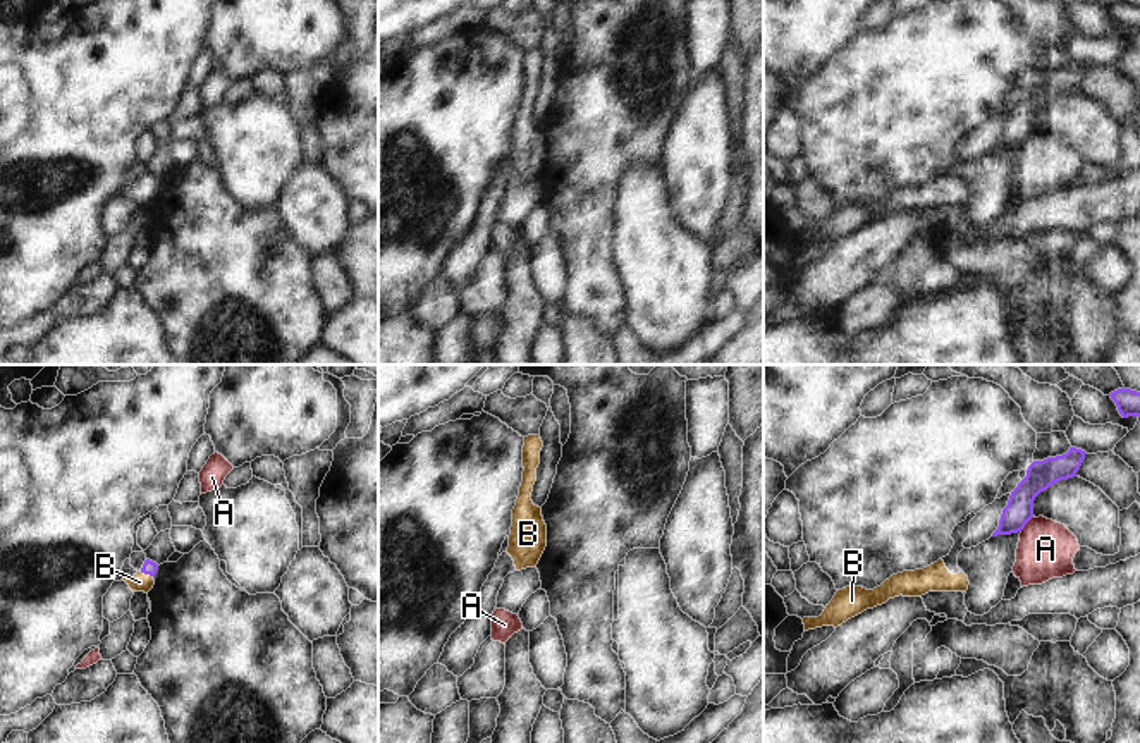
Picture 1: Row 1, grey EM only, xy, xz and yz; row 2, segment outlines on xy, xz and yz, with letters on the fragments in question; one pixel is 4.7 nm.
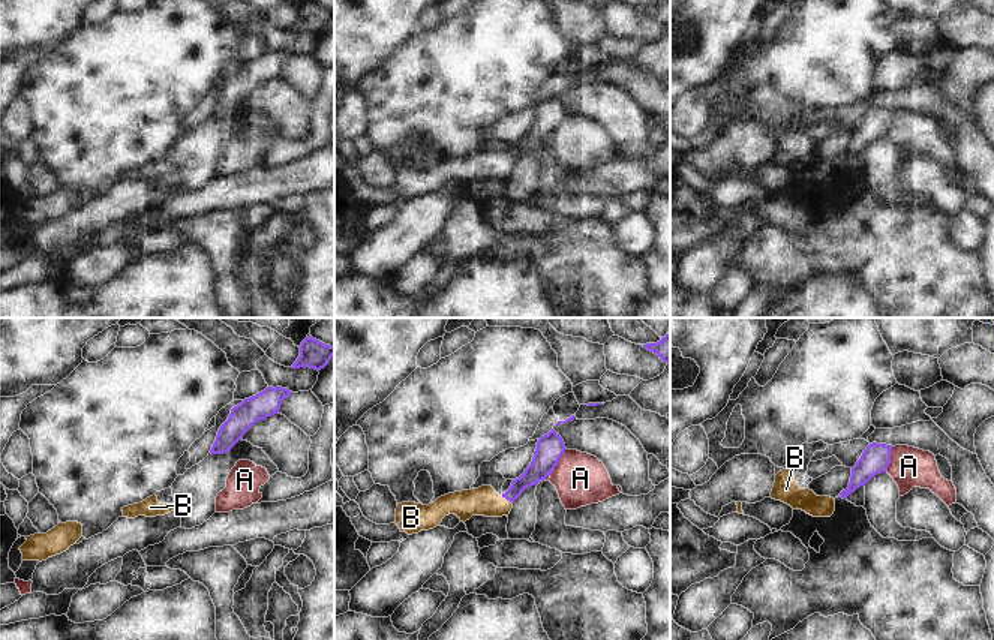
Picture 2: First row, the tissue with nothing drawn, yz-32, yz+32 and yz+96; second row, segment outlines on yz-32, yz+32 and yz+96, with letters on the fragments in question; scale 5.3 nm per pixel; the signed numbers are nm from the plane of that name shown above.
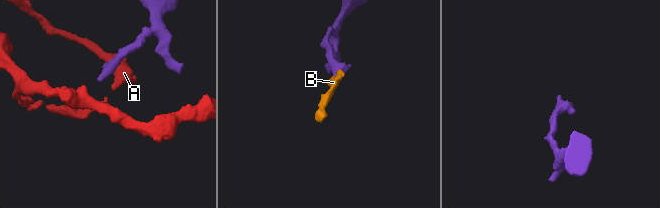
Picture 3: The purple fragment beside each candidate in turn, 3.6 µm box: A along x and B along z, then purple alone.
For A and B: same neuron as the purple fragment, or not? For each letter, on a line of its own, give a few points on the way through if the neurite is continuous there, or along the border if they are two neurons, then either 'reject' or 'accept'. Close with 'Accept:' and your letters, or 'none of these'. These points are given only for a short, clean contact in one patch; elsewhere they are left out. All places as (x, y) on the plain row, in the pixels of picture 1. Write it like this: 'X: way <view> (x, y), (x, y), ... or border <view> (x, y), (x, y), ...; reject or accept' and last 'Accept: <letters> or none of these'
A: border yz (1034, 131), (1020, 145); reject
B: way xy (150, 183), (147, 188), (140, 196); accept
Accept: B

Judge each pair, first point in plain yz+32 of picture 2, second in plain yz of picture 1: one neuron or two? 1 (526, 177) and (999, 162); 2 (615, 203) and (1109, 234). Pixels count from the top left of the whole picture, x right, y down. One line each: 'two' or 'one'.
1: one
2: two

